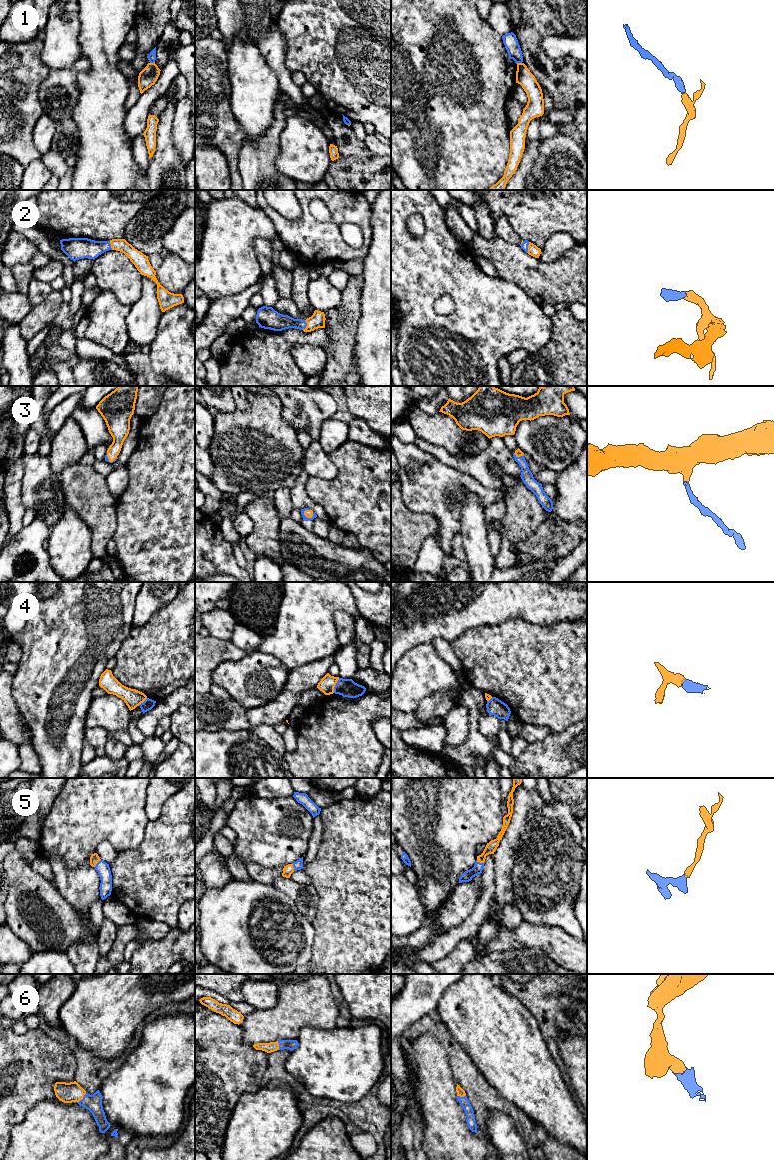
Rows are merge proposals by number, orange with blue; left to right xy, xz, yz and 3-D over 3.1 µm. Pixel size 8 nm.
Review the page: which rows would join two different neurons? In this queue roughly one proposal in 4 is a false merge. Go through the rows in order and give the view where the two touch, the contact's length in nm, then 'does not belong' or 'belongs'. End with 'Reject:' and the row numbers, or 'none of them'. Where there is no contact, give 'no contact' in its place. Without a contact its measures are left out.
1: meets orange in yz; contact 50 nm long; belongs
2: meets orange in xz; contact 80 nm long; belongs
3: meets orange in xz; contact 100 nm long; belongs
4: meets orange in xz; contact 130 nm long; belongs
5: meets orange in xy; contact 90 nm long; belongs
6: meets orange in xy; contact 110 nm long; belongs
Reject: none of them

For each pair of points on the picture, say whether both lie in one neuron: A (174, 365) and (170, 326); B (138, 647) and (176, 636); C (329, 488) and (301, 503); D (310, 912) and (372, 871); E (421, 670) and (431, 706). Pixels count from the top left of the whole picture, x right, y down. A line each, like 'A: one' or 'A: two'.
A: one
B: one
C: two
D: two
E: two

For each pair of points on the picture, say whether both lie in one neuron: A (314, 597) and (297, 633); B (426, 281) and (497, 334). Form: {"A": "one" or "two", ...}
{"A": "one", "B": "one"}

